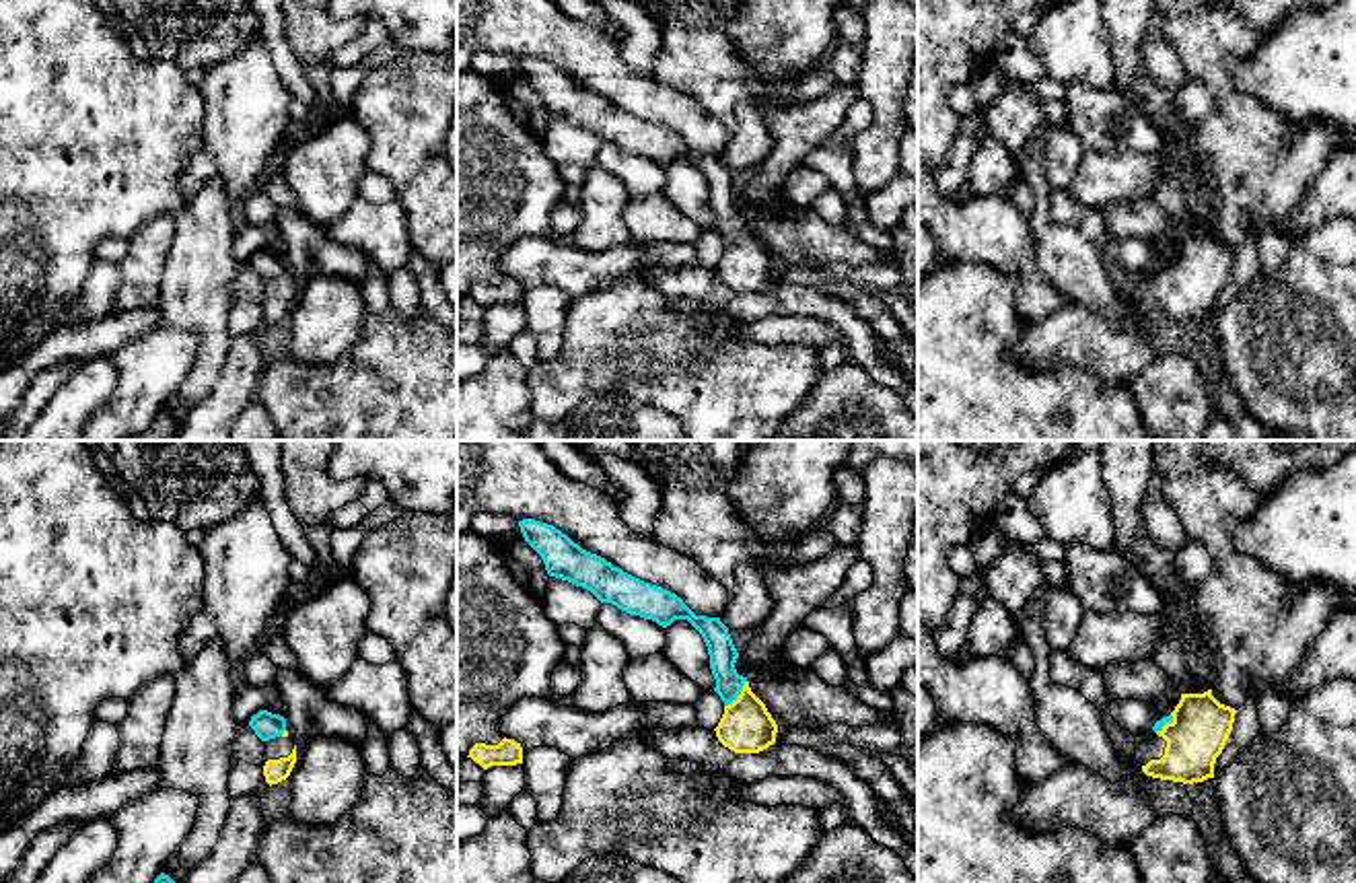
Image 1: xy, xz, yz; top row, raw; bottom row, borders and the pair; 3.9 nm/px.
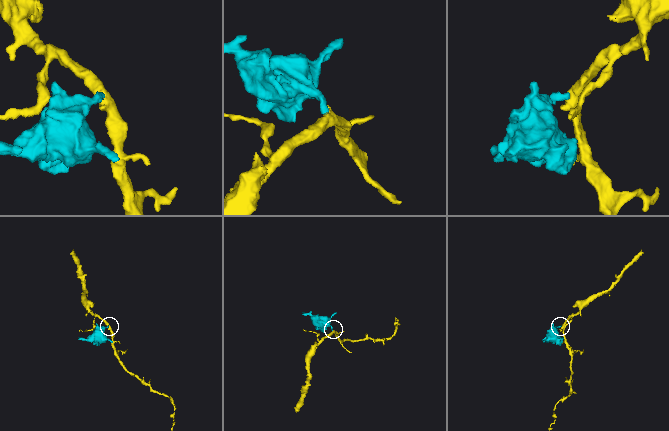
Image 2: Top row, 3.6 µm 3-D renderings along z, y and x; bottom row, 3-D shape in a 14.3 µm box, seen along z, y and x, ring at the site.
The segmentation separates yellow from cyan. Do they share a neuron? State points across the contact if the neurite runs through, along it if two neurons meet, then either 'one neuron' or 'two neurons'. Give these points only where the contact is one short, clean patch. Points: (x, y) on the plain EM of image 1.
across xz (745, 266), (739, 233), (727, 219), (723, 194) | one neuron

